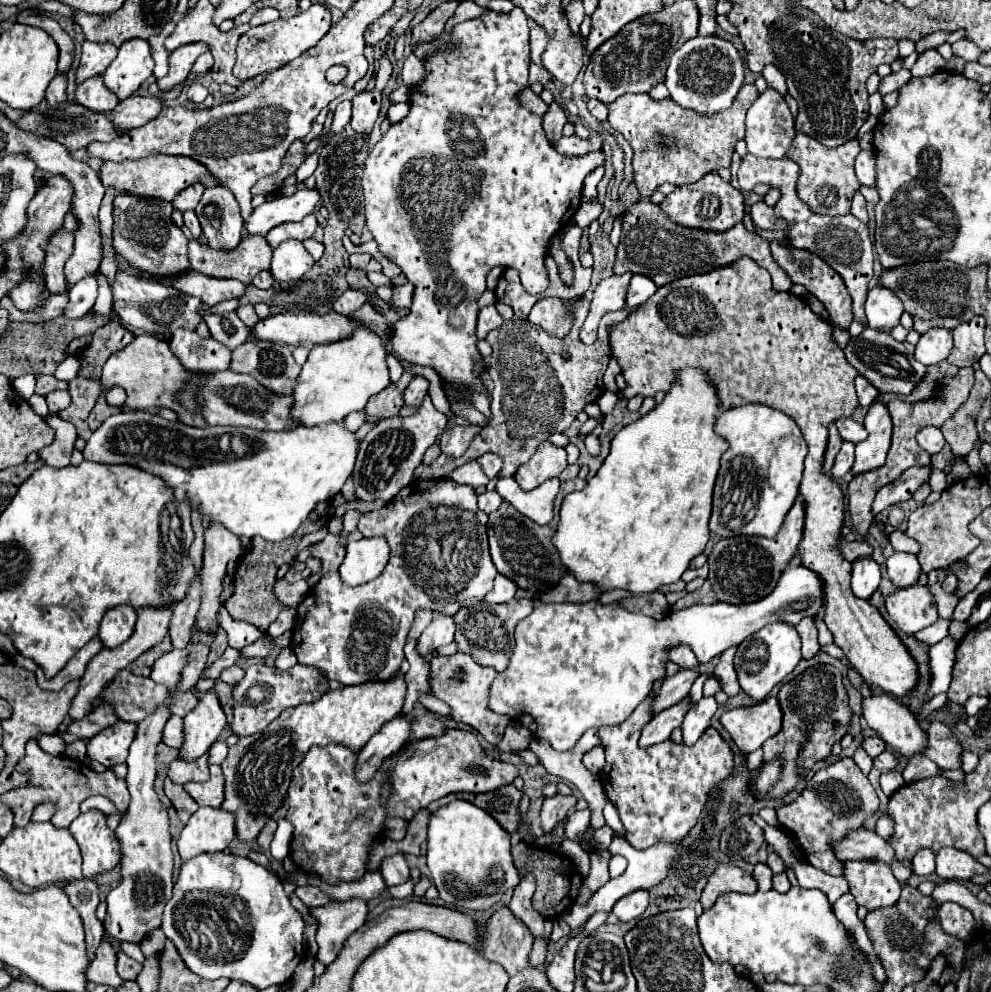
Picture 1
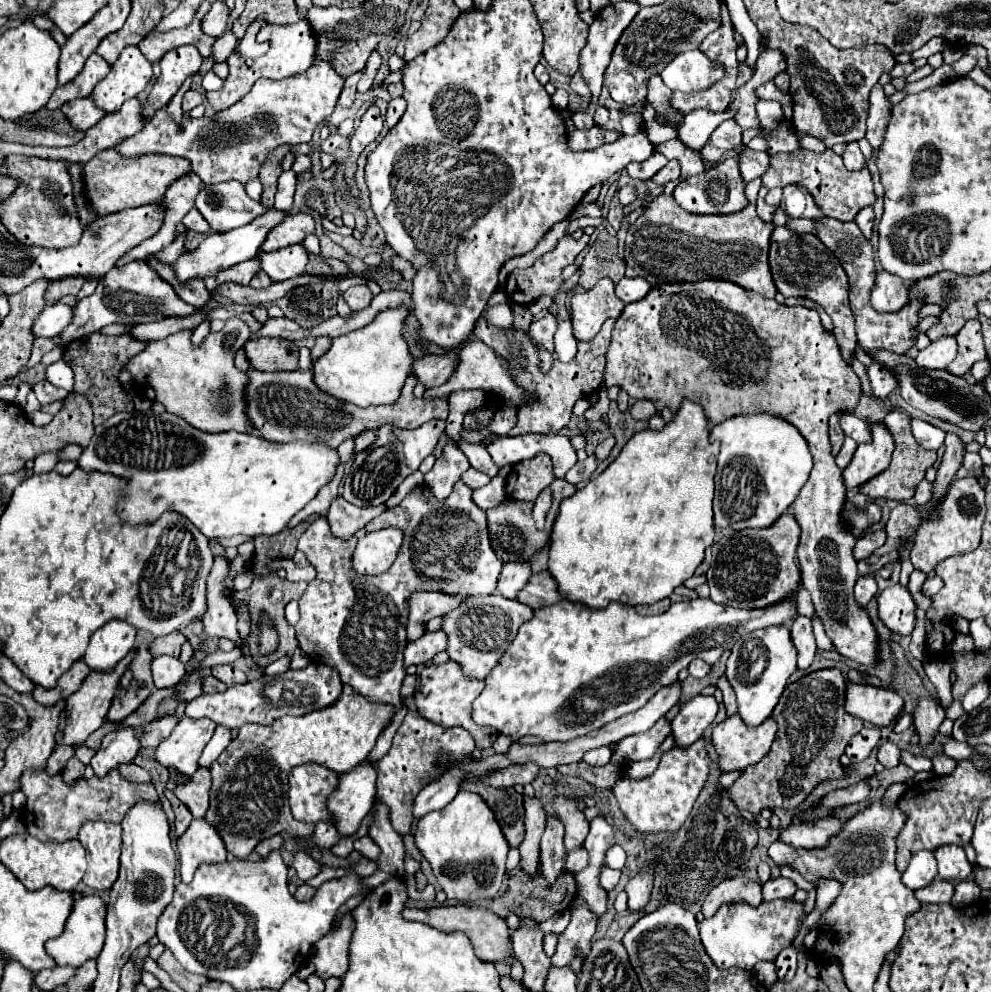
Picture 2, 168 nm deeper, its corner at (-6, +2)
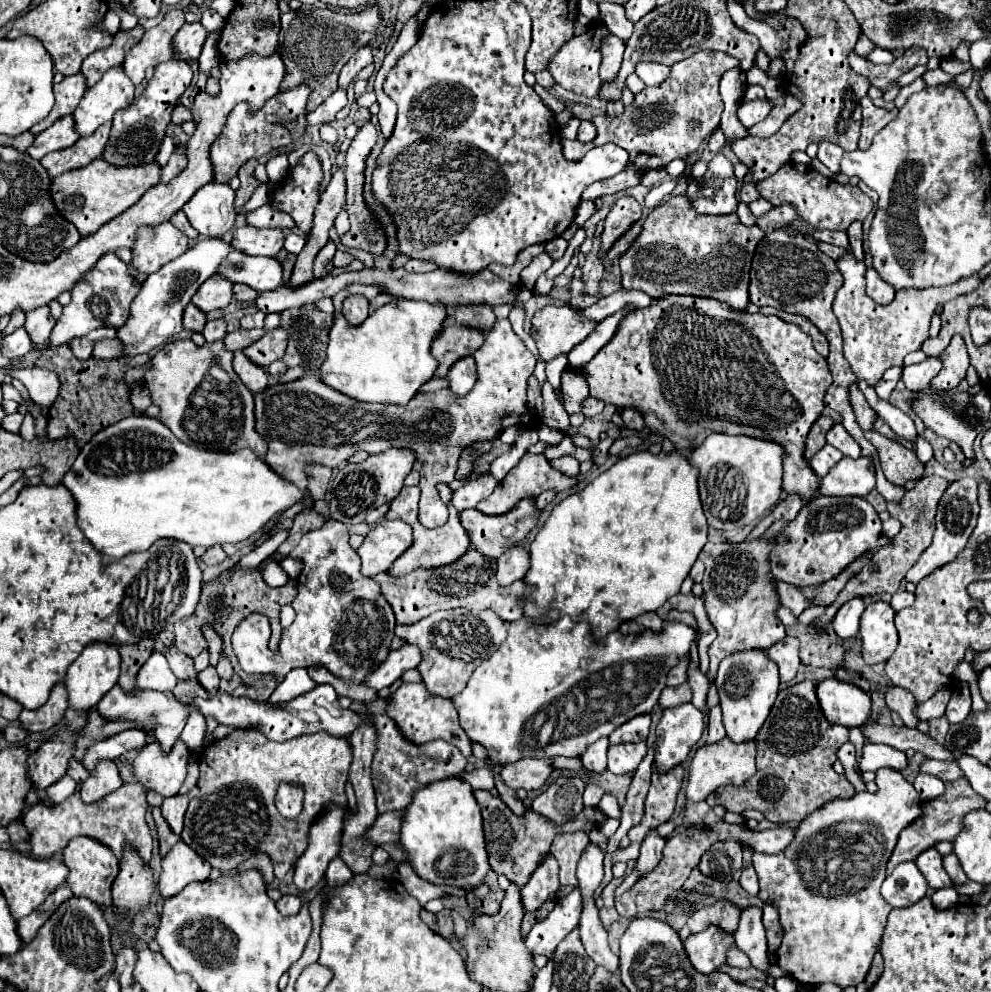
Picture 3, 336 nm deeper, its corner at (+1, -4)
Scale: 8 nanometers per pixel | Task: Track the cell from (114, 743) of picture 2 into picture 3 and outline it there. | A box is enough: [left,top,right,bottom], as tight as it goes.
[81,762,123,804]

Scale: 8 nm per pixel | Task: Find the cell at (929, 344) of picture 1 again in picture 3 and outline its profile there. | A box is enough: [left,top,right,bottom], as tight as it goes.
[903,356,941,392]

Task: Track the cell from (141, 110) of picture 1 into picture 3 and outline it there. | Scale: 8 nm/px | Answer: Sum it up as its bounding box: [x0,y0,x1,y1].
[41,122,111,178]

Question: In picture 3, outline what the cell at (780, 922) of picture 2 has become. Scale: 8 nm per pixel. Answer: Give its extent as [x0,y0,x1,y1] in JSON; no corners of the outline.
[683,926,733,974]

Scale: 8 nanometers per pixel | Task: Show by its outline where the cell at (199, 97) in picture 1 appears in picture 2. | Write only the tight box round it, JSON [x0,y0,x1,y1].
[182,90,206,112]

